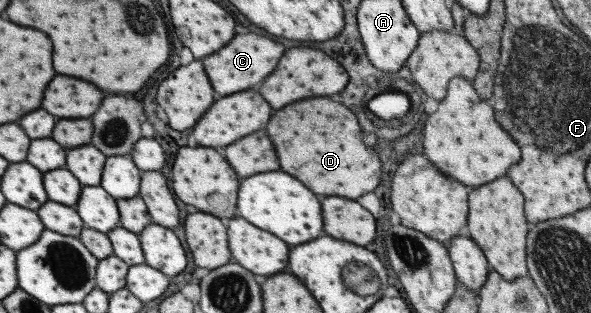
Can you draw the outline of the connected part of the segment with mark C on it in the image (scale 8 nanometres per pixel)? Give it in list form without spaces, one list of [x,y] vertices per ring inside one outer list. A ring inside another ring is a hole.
[[[248,32],[248,34],[234,36],[224,48],[214,52],[212,56],[202,58],[202,64],[204,64],[204,72],[206,72],[214,92],[218,92],[220,96],[228,96],[228,94],[248,90],[248,88],[260,84],[274,70],[282,52],[284,52],[284,48],[280,44],[276,44],[264,36]]]

